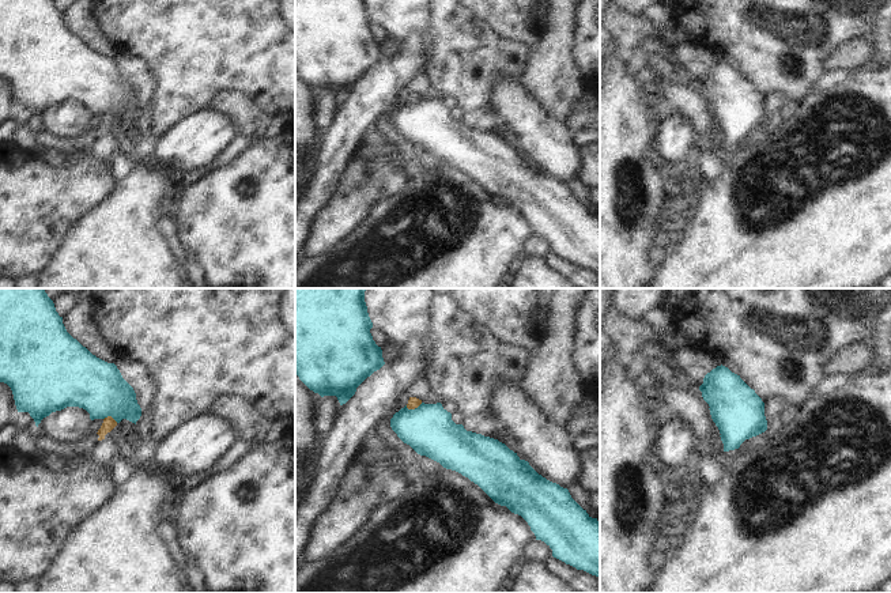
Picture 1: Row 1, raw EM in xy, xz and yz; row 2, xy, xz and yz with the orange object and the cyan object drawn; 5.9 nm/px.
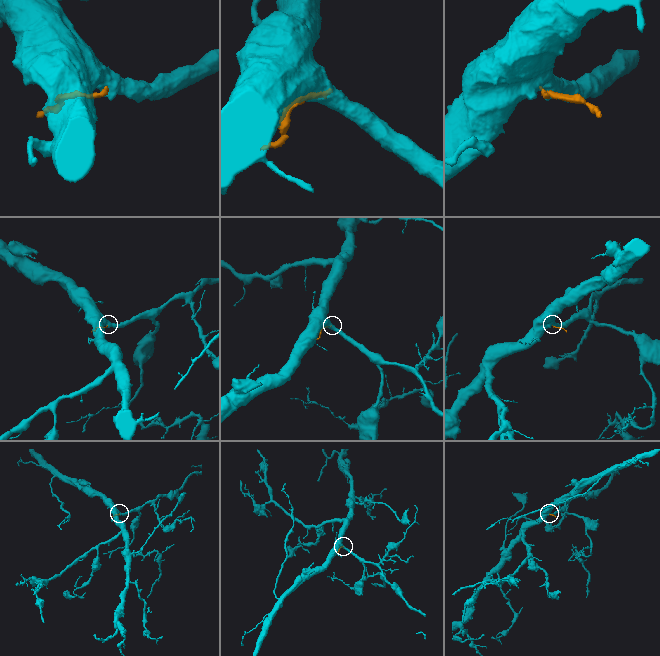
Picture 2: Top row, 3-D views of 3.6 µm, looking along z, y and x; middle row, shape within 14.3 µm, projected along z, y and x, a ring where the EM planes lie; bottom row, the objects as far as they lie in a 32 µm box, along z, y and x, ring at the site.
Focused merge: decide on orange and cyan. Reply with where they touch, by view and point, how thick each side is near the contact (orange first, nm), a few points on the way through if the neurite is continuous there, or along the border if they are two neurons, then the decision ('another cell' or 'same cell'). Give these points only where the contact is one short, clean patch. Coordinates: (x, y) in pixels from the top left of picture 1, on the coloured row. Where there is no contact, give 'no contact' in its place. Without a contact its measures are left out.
xz (414, 408) | 70/300 nm | along xz (422, 403), (414, 408), (406, 407) | another cell

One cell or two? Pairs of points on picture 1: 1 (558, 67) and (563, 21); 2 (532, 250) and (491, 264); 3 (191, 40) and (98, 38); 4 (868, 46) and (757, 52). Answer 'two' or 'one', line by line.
1: one
2: two
3: two
4: two

